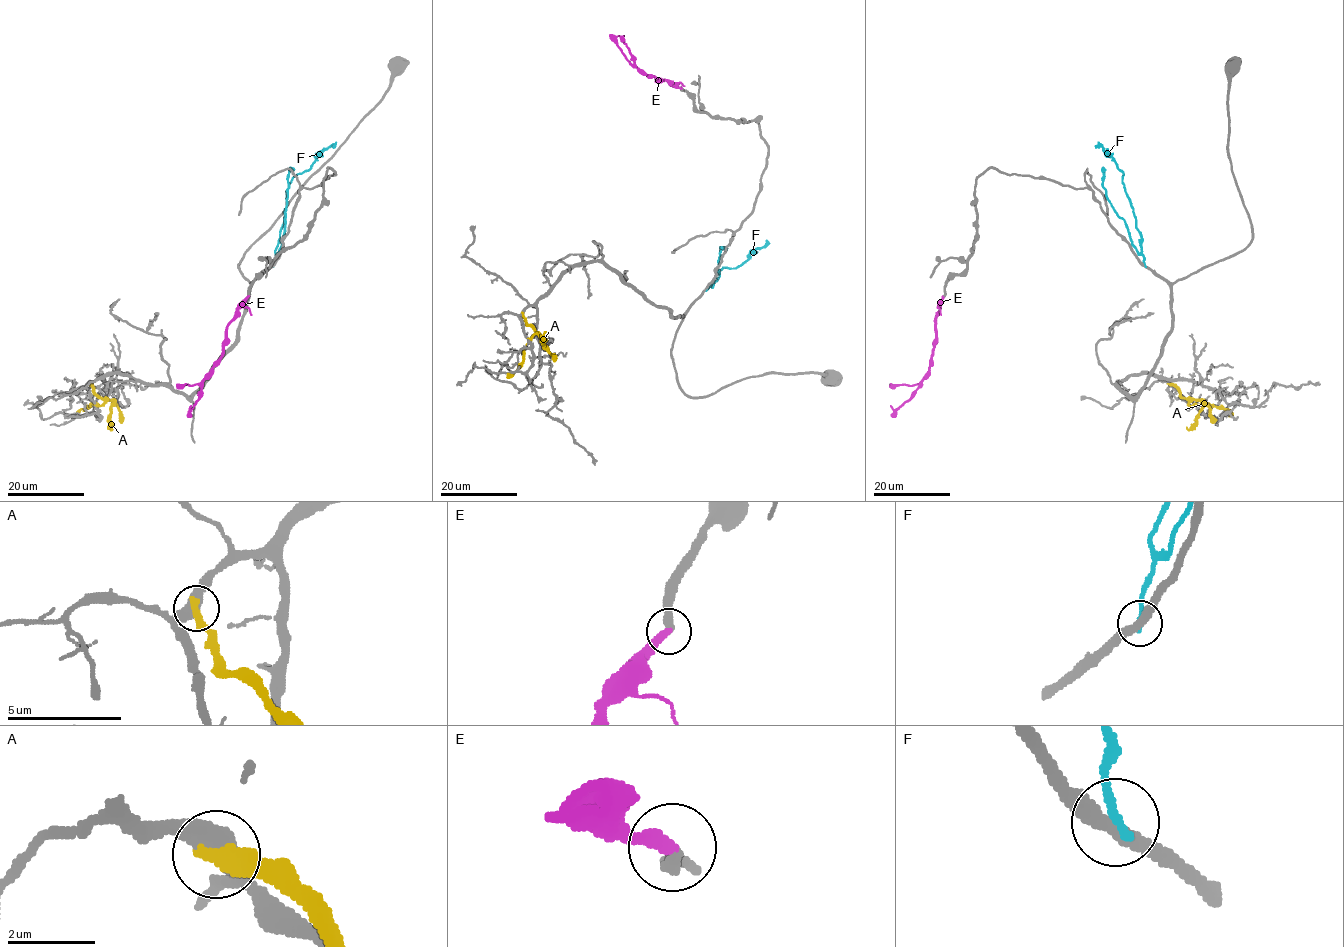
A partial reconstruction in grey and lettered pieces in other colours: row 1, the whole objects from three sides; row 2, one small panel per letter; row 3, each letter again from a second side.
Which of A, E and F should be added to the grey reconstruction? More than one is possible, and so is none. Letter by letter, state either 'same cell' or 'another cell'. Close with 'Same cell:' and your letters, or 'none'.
A: another cell
E: same cell
F: another cell
Same cell: E

